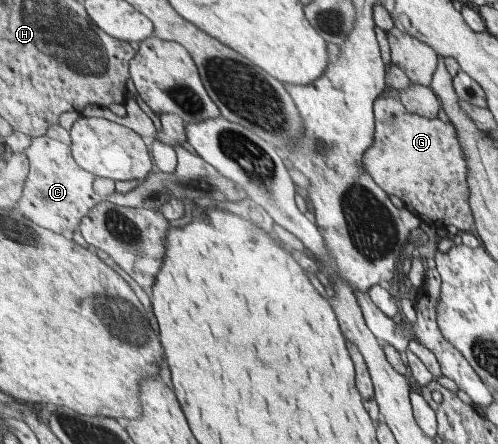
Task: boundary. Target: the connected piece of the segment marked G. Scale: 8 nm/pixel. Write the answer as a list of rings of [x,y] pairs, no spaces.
[[[380,97],[374,105],[376,111],[376,132],[374,144],[365,153],[363,164],[388,194],[395,195],[405,204],[407,210],[422,218],[422,221],[433,223],[444,230],[447,225],[454,225],[461,232],[467,232],[475,225],[474,210],[471,207],[470,167],[467,164],[466,150],[462,148],[458,129],[452,121],[423,117],[411,113],[403,102],[395,98]]]

